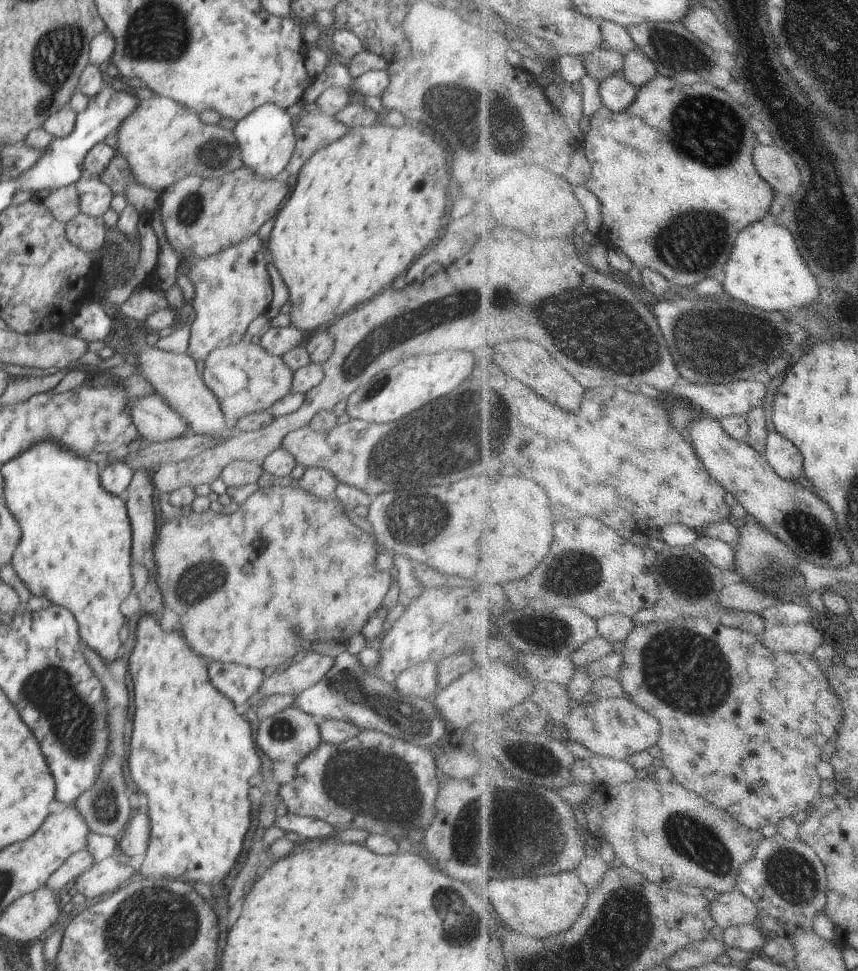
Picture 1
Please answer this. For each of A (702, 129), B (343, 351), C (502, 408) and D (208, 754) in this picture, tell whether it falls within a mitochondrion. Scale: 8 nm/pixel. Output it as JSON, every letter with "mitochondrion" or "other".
{"A":"mitochondrion","B":"other","C":"other","D":"other"}

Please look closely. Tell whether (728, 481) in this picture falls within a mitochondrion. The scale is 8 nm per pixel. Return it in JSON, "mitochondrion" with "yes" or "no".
{"mitochondrion":"no"}

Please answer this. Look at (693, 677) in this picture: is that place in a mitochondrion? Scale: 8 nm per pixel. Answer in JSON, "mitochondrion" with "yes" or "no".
{"mitochondrion":"yes"}

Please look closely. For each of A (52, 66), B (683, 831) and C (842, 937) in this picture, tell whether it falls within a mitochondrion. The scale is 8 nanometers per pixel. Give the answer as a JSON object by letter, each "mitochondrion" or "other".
{"A":"mitochondrion","B":"mitochondrion","C":"other"}

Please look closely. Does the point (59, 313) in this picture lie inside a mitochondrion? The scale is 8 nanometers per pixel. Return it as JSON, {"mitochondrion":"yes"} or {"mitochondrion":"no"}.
{"mitochondrion":"no"}

